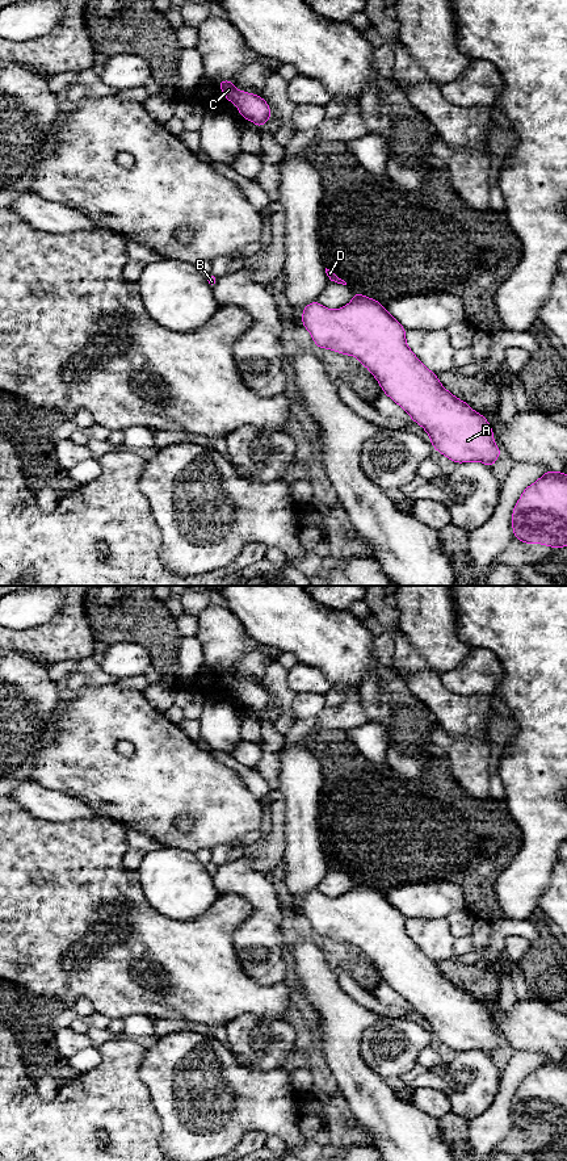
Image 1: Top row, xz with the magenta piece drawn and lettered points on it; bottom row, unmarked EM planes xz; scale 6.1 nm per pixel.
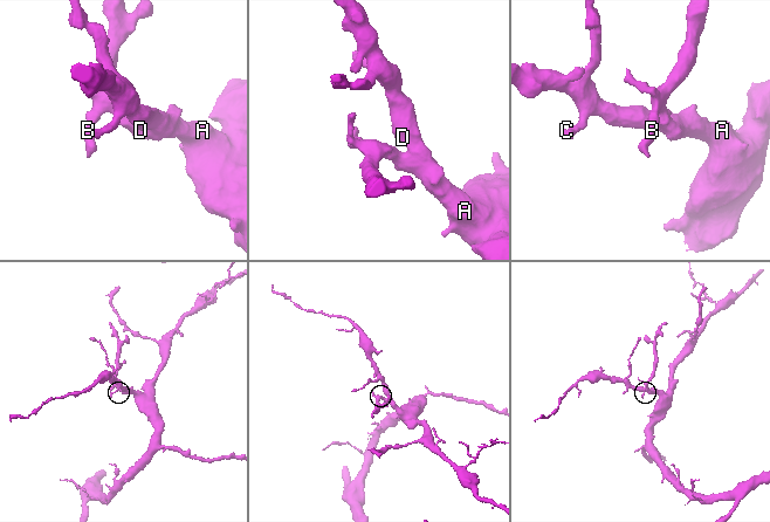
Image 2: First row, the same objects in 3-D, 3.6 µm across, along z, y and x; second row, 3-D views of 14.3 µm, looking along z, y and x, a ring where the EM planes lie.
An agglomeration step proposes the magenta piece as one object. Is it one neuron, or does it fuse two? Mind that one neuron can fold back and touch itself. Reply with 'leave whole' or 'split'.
leave whole

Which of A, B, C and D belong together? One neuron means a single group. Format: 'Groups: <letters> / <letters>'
Groups: A B C D

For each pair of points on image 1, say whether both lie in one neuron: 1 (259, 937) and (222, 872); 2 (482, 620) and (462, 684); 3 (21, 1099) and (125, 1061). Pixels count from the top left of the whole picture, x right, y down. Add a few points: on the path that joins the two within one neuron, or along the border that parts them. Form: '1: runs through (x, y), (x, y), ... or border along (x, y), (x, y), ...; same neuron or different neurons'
1: runs through (259, 918), (259, 902), (243, 887), (235, 887); same neuron
2: border along (473, 646), (488, 649), (500, 663); different neurons
3: runs through (47, 1107), (79, 1107), (99, 1088); same neuron

